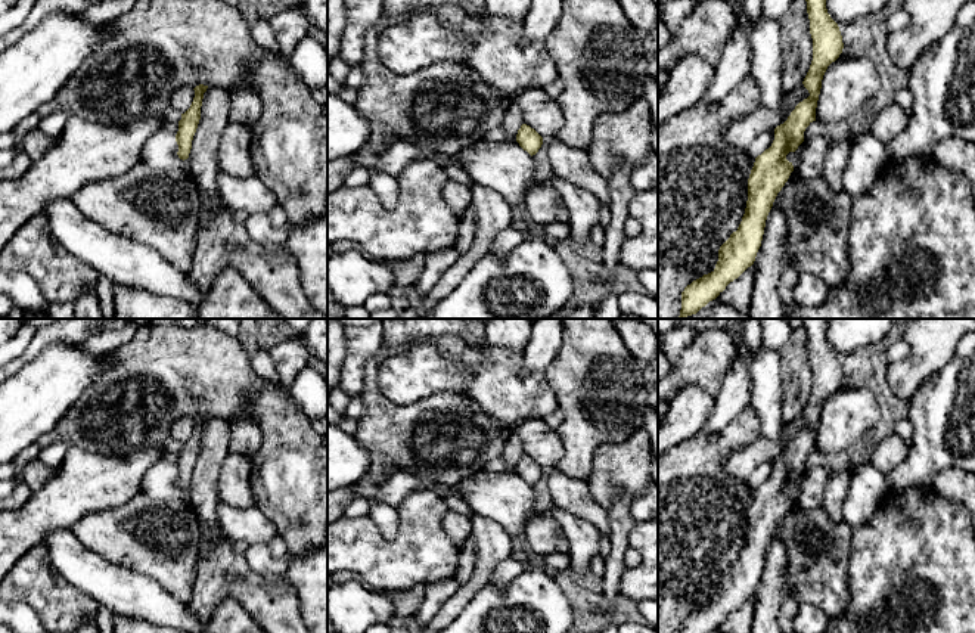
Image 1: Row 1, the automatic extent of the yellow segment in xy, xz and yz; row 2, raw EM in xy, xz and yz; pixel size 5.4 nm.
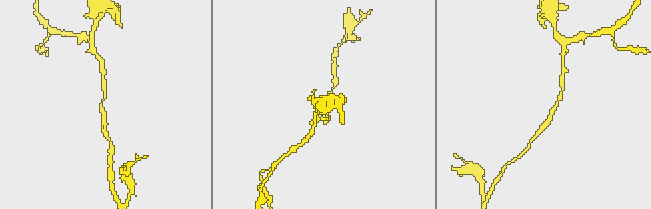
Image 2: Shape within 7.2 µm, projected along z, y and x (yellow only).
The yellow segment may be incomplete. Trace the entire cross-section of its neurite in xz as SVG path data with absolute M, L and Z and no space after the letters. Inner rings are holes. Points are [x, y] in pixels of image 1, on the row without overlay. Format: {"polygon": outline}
{"polygon": "M522 454L516 465L516 472L531 487L538 482L543 475L543 468L530 456Z"}

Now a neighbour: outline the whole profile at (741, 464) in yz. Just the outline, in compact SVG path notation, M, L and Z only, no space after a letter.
M801 415L795 421L786 423L785 431L777 441L767 441L760 437L752 444L727 457L724 462L724 474L736 480L748 480L758 465L773 460L786 452L795 437L808 426L808 421Z

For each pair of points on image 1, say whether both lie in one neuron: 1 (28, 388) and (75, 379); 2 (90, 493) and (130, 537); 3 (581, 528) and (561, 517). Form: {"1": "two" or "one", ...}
{"1": "one", "2": "two", "3": "one"}

